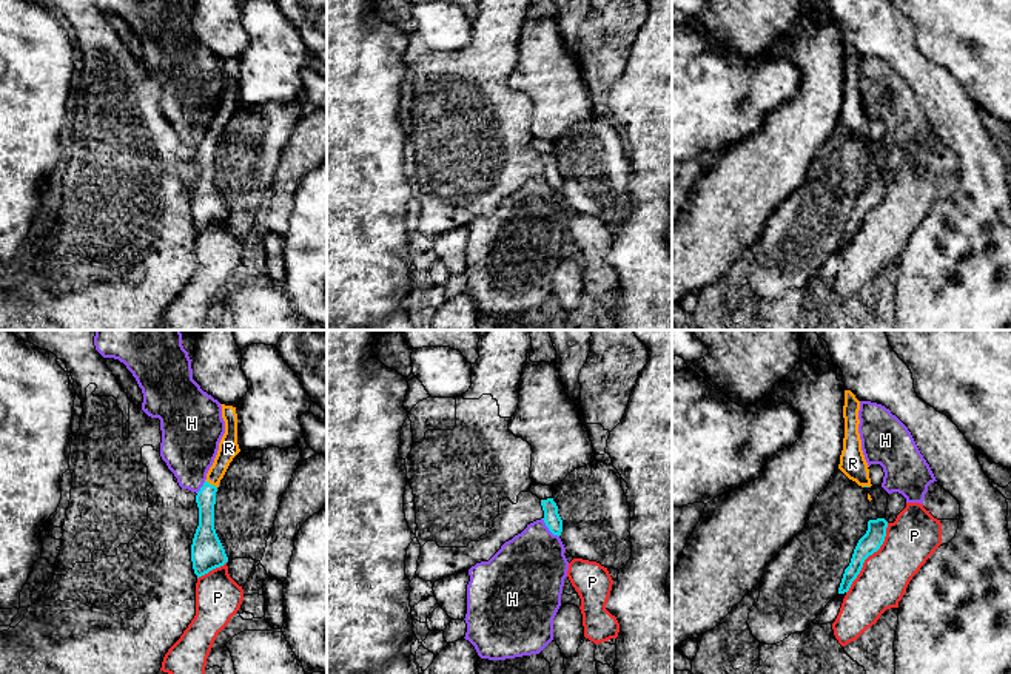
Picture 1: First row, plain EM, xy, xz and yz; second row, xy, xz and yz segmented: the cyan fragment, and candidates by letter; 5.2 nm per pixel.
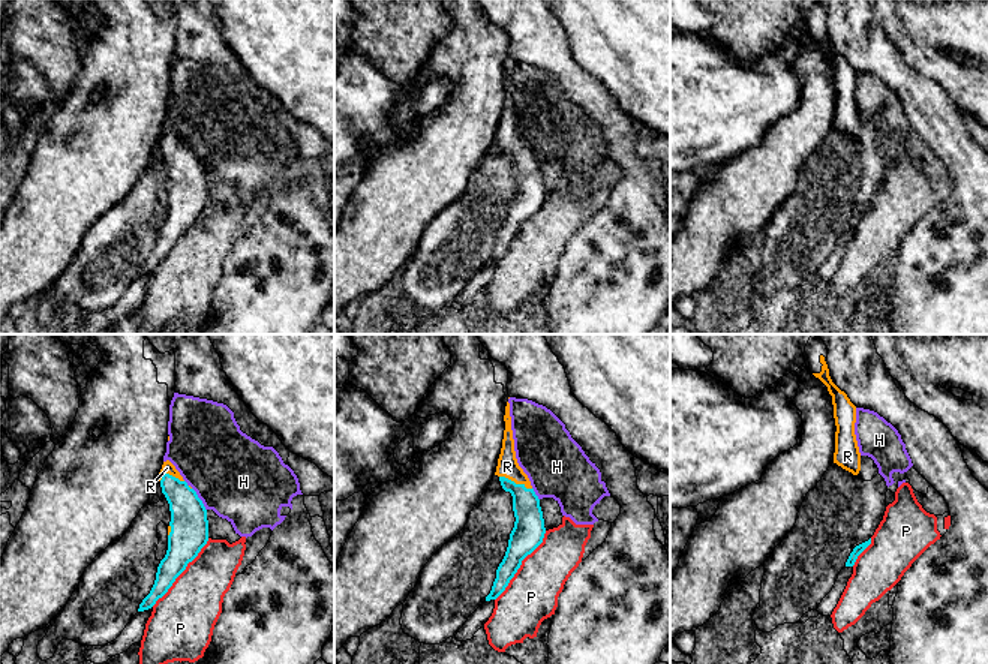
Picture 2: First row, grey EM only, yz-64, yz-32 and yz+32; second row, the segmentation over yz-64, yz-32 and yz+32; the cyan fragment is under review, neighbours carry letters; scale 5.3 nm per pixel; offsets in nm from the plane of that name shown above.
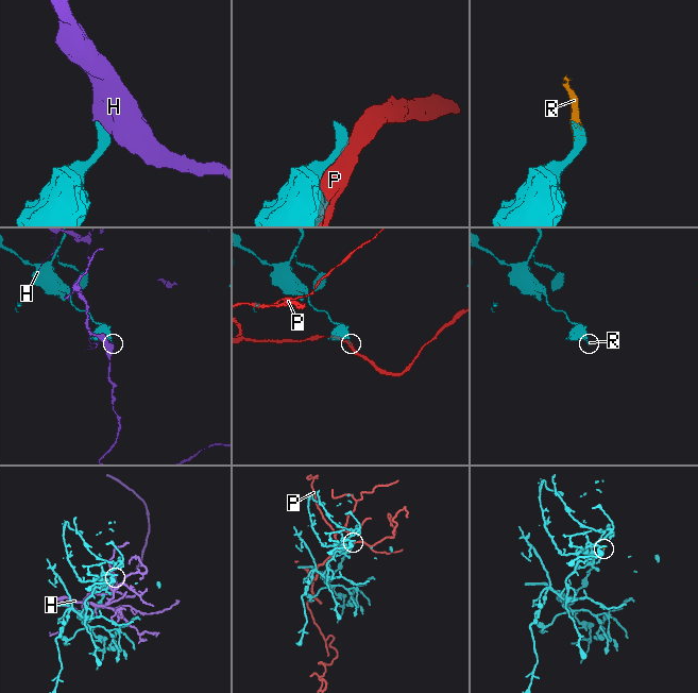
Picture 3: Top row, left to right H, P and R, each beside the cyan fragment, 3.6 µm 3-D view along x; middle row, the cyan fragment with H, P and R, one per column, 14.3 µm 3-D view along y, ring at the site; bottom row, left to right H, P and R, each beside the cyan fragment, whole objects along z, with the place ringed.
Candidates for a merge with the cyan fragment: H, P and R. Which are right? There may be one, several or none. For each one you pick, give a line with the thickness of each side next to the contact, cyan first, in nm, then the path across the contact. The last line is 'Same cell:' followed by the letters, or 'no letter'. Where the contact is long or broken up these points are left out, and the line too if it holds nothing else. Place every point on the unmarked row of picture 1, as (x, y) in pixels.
R: 110 nm thick on the cyan side, 110 nm on the other; runs through xy (205, 153), (211, 139), (228, 102)
Same cell: R

